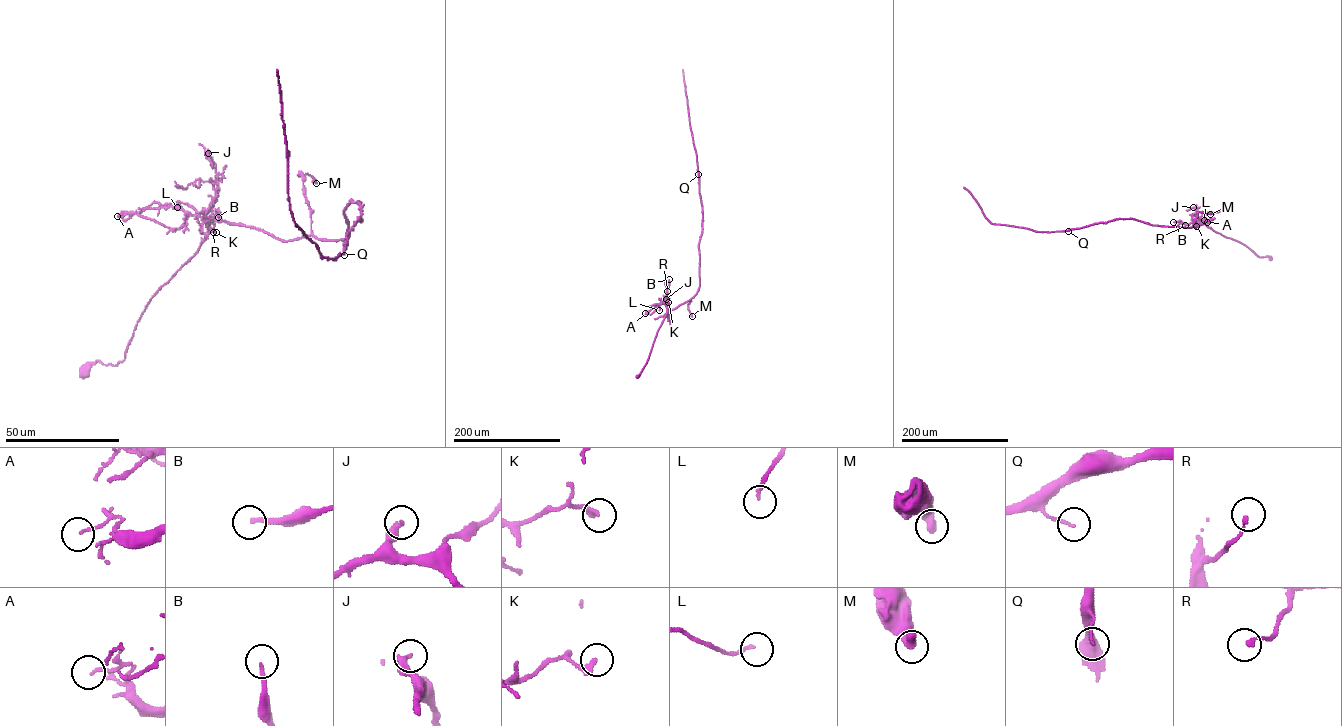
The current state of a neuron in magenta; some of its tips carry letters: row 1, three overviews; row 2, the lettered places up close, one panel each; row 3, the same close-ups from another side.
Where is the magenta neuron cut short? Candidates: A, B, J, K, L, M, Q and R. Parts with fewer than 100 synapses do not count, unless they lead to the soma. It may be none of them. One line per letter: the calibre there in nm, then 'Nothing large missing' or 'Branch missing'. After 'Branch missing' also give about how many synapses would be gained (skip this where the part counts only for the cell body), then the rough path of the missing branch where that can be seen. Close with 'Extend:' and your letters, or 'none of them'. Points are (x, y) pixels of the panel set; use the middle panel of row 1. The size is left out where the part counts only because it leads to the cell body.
A: Thickness 100 nm. Nothing large missing
B: Thickness 180 nm. Nothing large missing
J: Thickness 280 nm. Nothing large missing
K: Thickness 240 nm. Nothing large missing
L: Thickness 110 nm. Nothing large missing
M: Thickness 480 nm. Nothing large missing
Q: Thickness 100 nm. Nothing large missing
R: Thickness 160 nm. Nothing large missing
Extend: none of them

